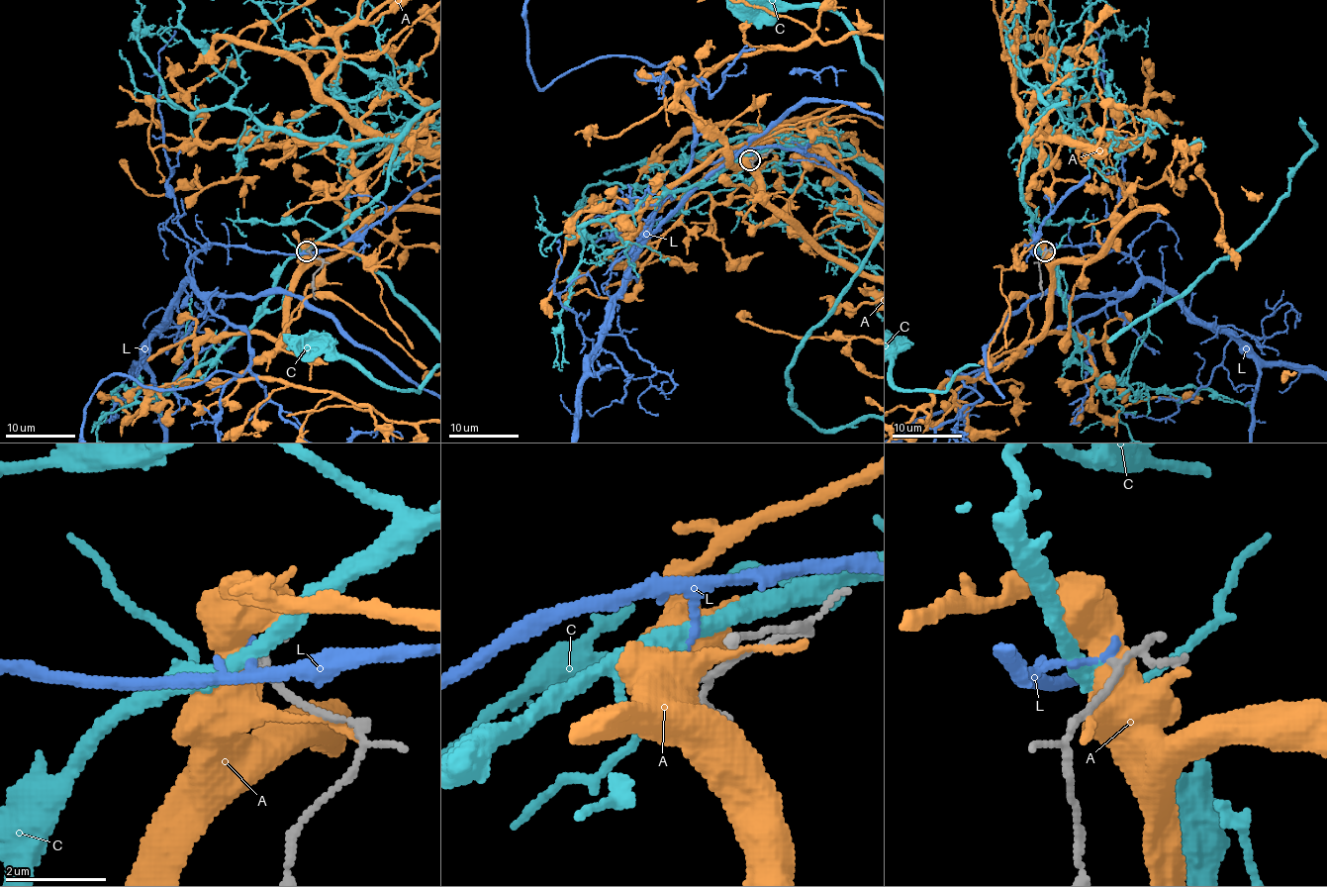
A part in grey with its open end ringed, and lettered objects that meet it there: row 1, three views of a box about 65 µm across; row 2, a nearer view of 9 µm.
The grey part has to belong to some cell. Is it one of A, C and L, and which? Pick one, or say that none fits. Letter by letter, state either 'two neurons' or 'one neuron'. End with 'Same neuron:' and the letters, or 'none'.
A: two neurons
C: one neuron
L: two neurons
Same neuron: C

